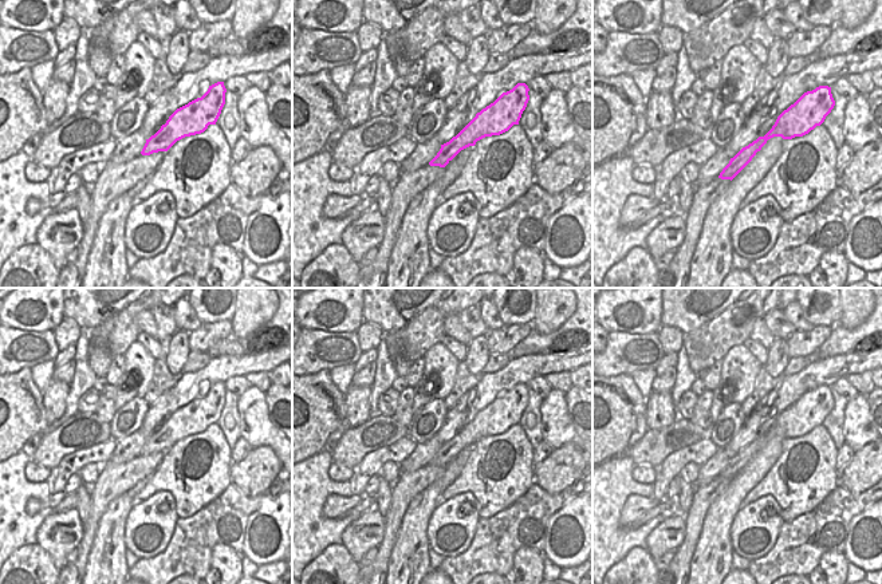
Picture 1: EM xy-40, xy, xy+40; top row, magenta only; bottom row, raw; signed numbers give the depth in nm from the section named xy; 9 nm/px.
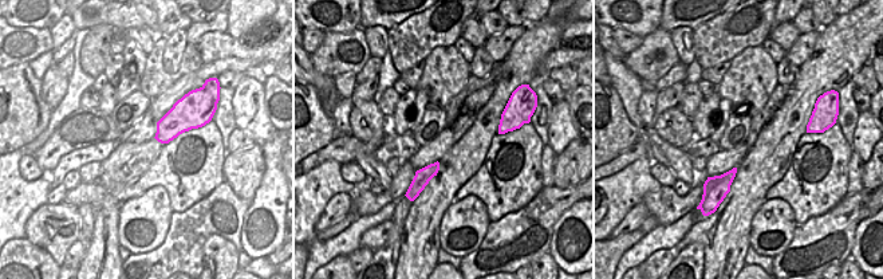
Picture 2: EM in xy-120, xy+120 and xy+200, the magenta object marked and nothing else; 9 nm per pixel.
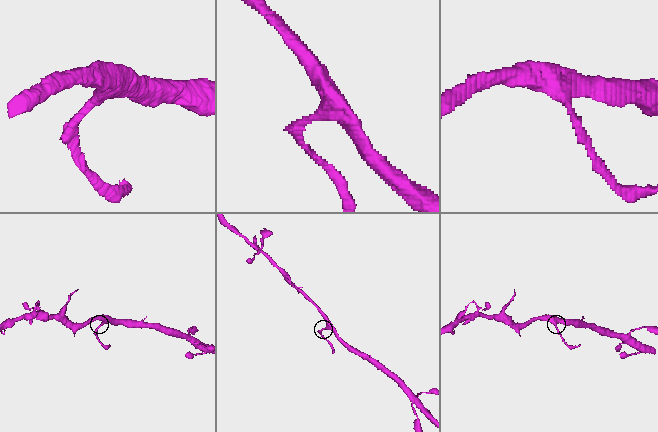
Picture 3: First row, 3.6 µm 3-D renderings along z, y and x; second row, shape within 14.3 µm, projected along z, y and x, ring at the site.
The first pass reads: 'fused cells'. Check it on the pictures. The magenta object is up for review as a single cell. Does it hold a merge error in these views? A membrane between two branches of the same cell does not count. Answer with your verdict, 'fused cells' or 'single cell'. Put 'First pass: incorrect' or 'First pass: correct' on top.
First pass: correct
fused cells

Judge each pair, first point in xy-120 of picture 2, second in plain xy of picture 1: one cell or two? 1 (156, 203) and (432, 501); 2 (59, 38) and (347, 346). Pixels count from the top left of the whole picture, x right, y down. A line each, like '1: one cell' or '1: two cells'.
1: two cells
2: two cells

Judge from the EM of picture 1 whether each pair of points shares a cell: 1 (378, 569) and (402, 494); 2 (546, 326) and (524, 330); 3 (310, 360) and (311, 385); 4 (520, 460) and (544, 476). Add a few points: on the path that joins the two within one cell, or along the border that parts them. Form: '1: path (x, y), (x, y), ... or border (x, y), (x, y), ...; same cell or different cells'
1: path (384, 551), (390, 537), (396, 513); same cell
2: border (531, 323), (532, 330); different cells
3: border (330, 370), (319, 370), (306, 375); different cells
4: border (534, 464), (535, 482); different cells

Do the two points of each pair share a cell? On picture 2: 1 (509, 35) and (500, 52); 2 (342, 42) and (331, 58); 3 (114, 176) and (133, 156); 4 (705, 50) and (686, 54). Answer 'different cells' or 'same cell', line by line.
1: same cell
2: same cell
3: same cell
4: different cells

